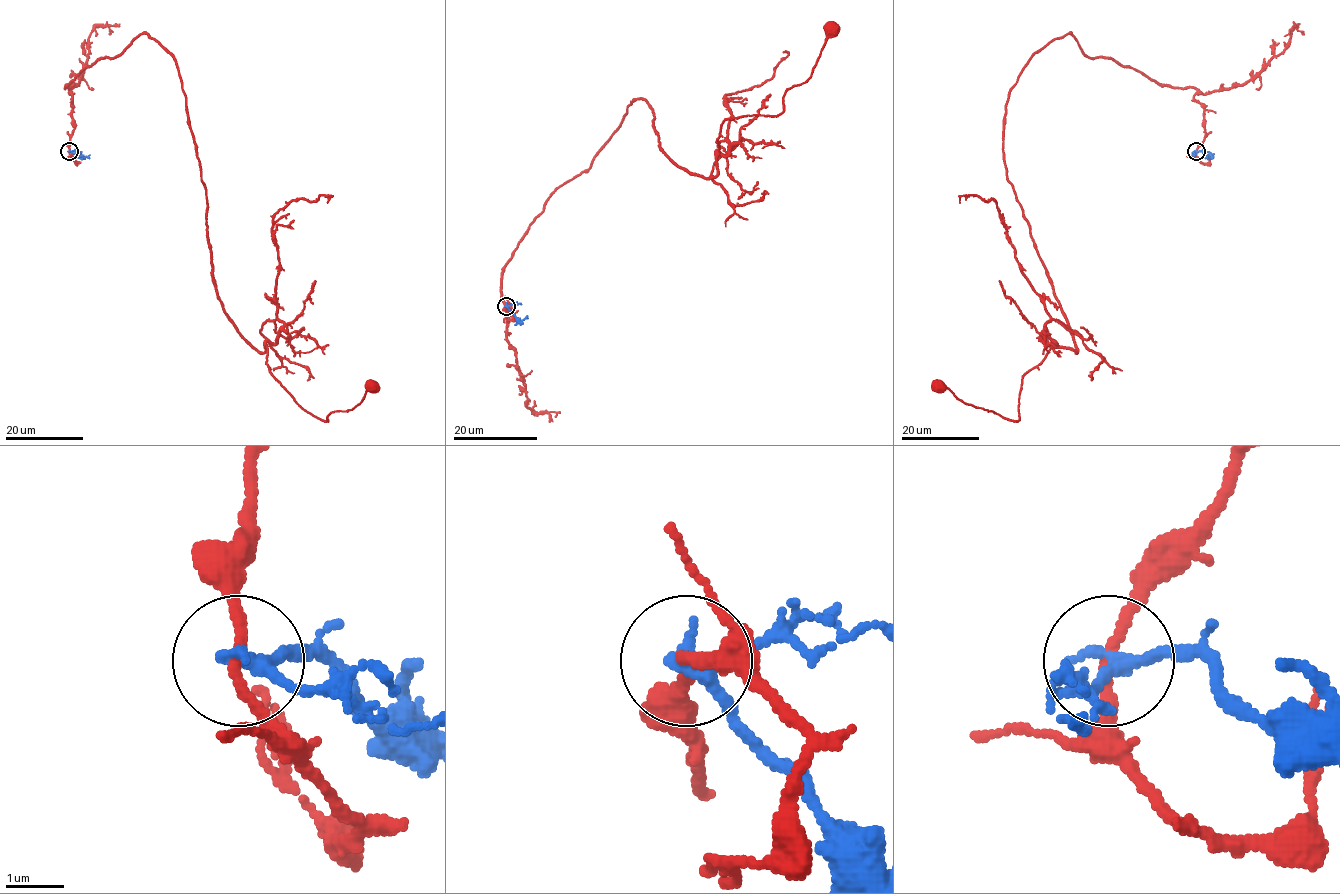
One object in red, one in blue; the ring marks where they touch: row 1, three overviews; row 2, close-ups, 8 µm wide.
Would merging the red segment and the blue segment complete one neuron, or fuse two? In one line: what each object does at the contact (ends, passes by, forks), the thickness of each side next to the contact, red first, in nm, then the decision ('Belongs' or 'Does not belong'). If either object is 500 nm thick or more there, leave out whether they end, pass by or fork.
At the ring red passes by. At the ring blue passes by. Thickness 180 nm (red) against 200 nm. Does not belong

